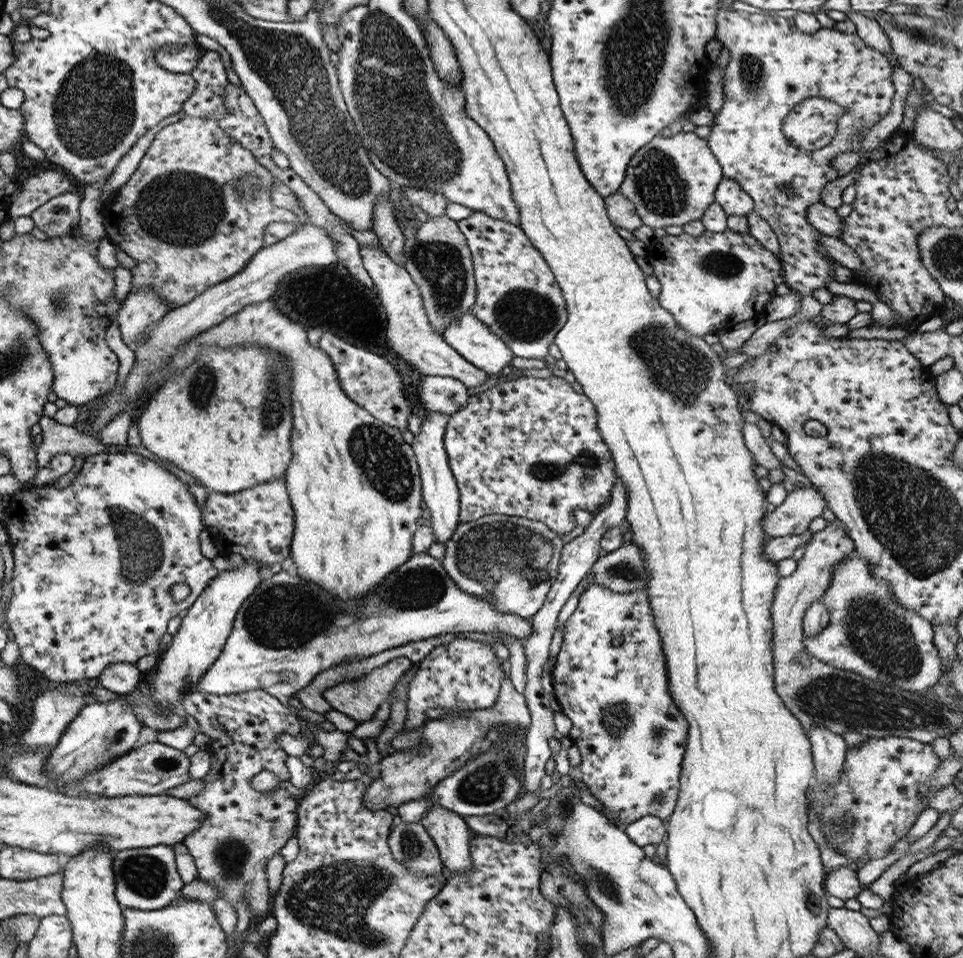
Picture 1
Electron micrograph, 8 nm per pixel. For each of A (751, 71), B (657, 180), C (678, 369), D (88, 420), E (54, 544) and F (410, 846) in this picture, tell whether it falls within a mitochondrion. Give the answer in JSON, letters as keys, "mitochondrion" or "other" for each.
{"A":"mitochondrion","B":"mitochondrion","C":"mitochondrion","D":"other","E":"other","F":"mitochondrion"}

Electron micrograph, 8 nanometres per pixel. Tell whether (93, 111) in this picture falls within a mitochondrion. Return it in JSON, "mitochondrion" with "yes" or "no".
{"mitochondrion":"yes"}

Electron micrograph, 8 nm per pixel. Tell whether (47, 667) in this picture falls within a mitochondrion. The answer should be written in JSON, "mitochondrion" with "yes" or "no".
{"mitochondrion":"no"}

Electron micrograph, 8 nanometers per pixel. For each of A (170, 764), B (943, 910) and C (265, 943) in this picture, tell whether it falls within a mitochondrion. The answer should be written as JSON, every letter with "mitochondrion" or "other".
{"A":"mitochondrion","B":"other","C":"other"}

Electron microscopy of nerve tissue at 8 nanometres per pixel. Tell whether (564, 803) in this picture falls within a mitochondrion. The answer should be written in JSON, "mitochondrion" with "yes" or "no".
{"mitochondrion":"yes"}

